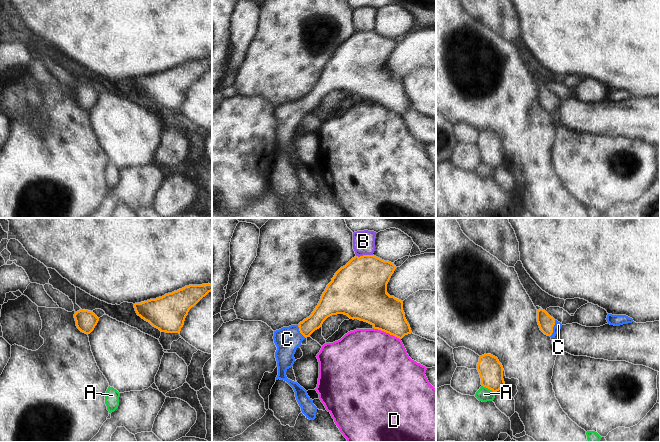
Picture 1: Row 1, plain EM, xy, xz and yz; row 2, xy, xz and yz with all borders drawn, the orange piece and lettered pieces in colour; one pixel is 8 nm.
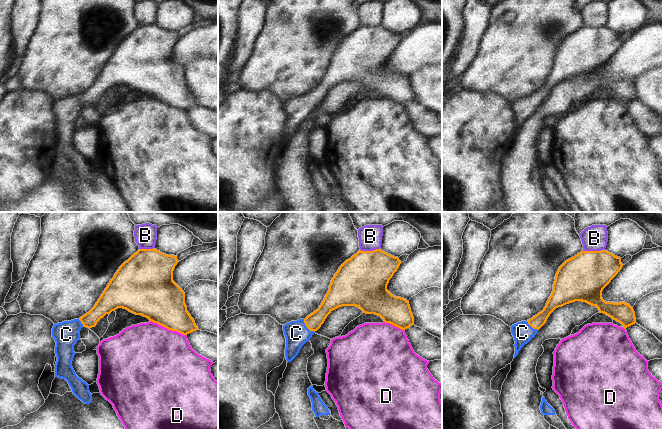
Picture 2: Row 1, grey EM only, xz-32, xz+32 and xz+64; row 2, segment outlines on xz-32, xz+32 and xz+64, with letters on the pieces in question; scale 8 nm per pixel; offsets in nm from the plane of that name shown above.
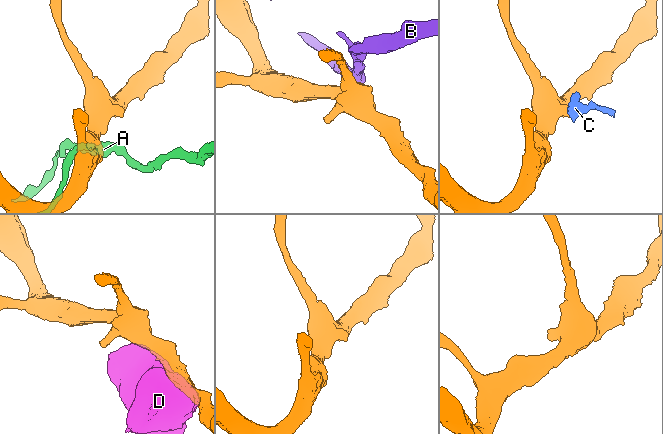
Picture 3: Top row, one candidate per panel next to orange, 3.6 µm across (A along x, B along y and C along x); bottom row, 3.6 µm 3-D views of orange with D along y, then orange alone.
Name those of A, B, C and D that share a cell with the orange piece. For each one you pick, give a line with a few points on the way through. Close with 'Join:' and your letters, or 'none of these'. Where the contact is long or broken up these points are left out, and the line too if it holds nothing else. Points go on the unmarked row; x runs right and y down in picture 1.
C: across yz (546, 99), (552, 104), (558, 101)
Join: C

